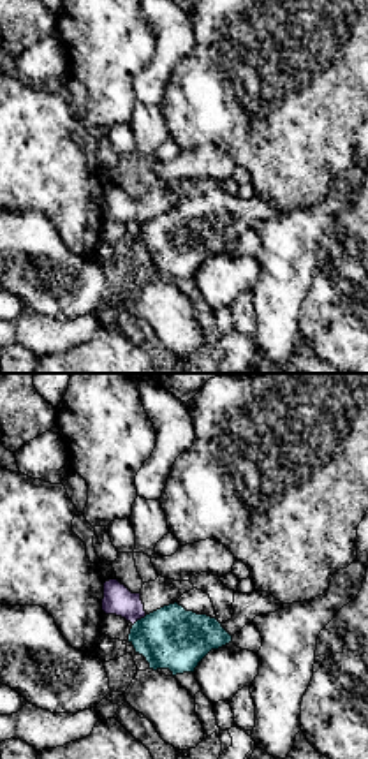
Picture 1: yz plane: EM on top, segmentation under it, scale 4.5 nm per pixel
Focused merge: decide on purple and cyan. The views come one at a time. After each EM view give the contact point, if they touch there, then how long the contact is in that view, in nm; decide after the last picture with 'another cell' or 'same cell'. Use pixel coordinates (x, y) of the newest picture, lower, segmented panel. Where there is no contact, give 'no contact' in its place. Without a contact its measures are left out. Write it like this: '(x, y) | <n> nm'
(139, 618) | 90 nm

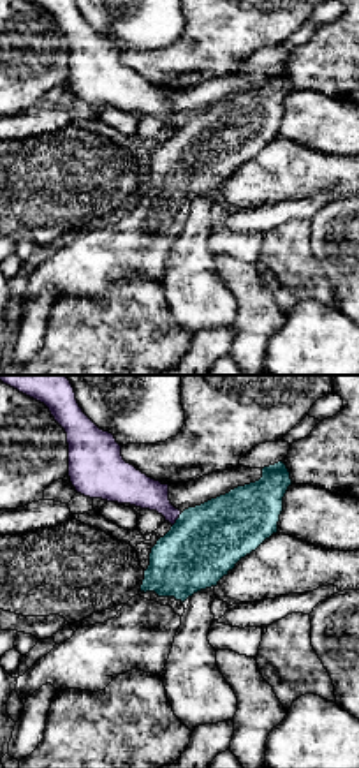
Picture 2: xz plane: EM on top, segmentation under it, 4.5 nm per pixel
(176, 518) | 80 nm

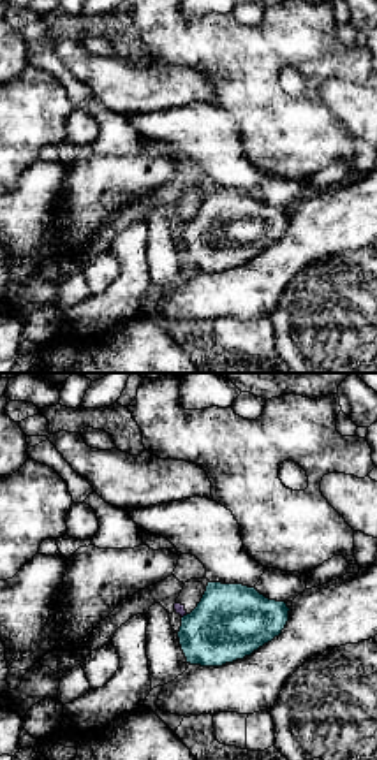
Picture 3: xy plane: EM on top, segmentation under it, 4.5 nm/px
(184, 614) | 40 nm

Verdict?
another cell

